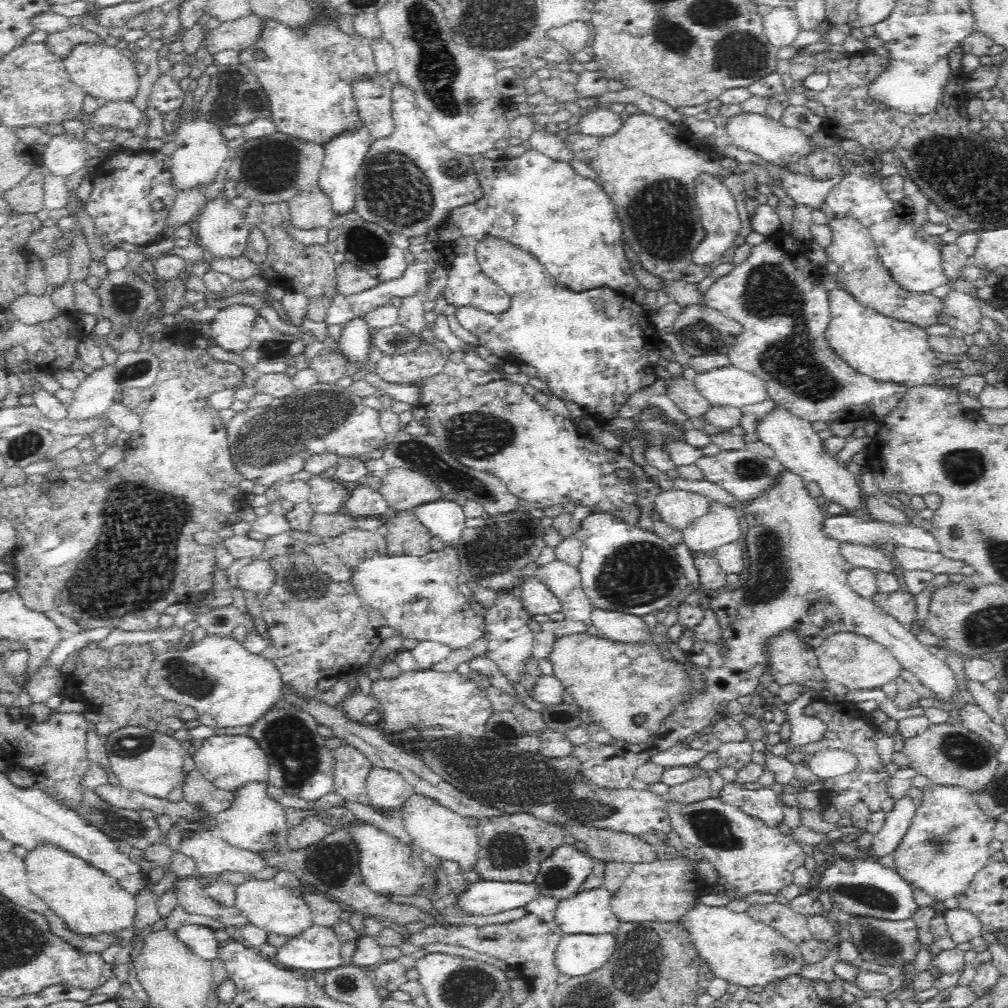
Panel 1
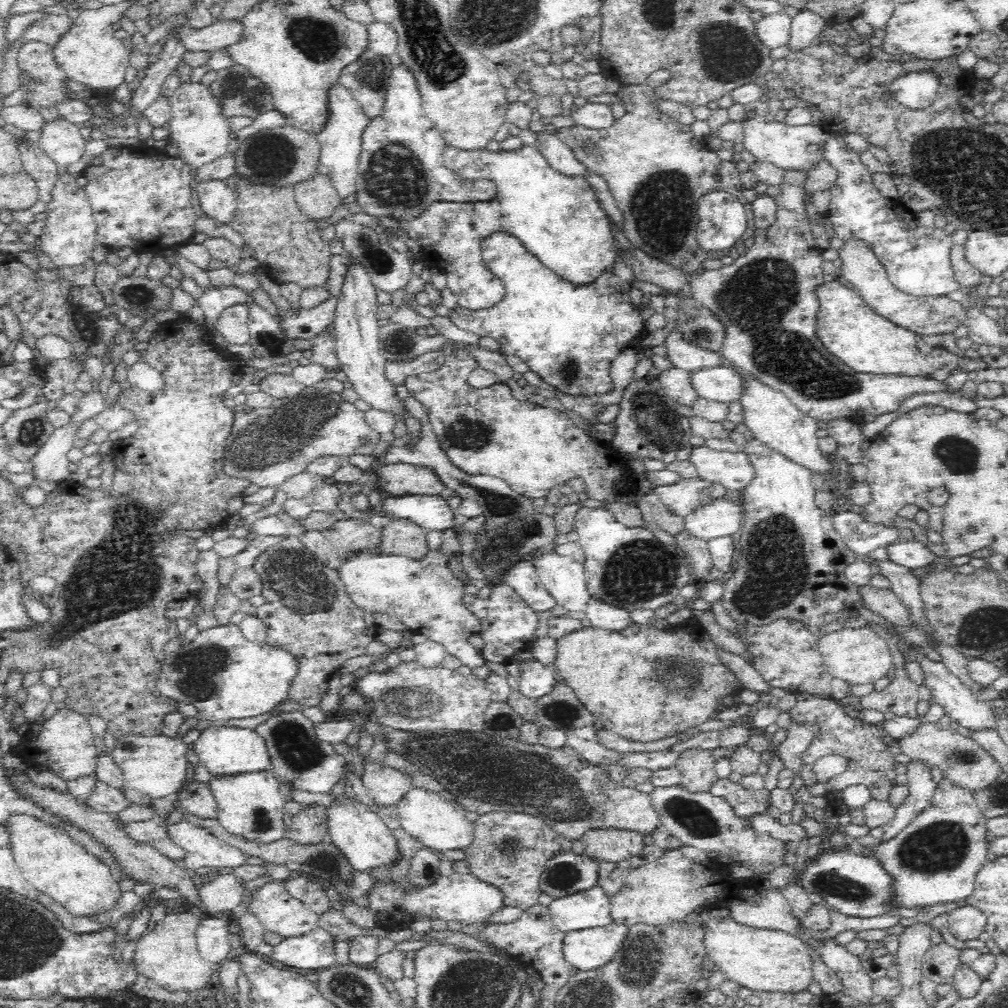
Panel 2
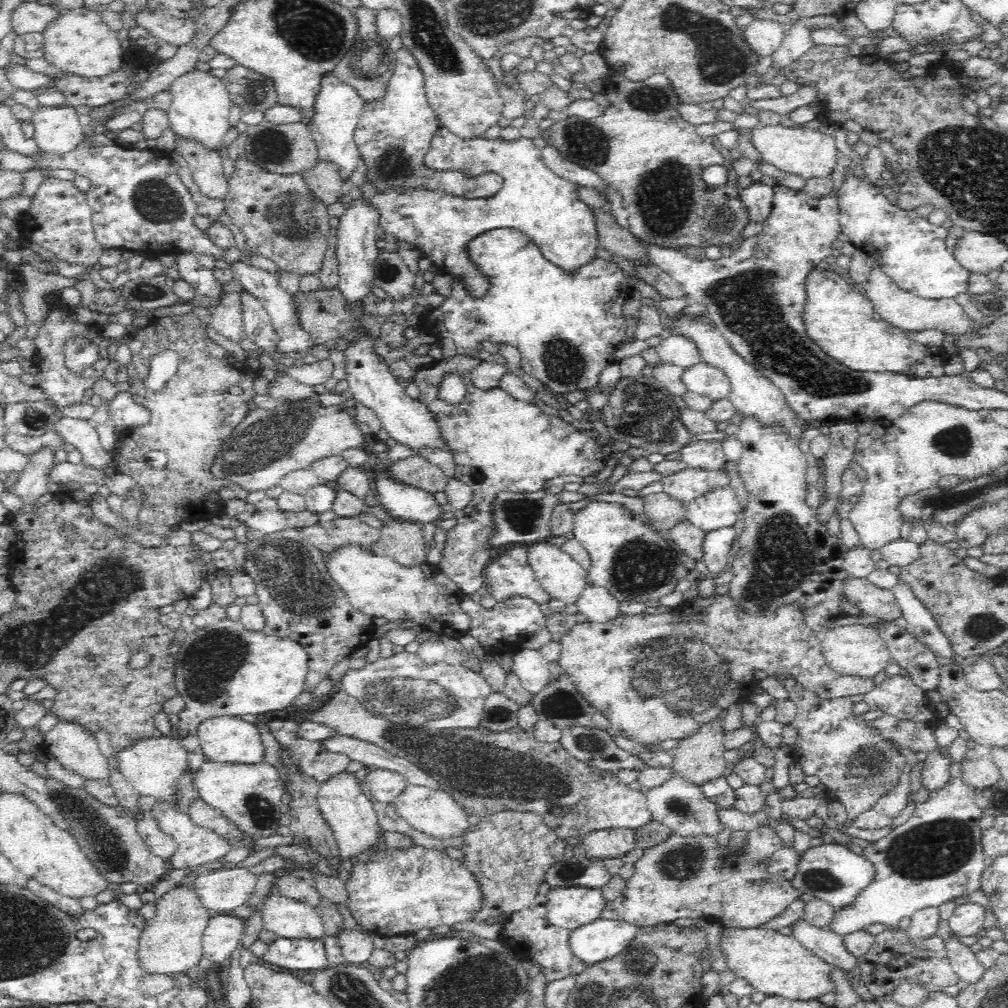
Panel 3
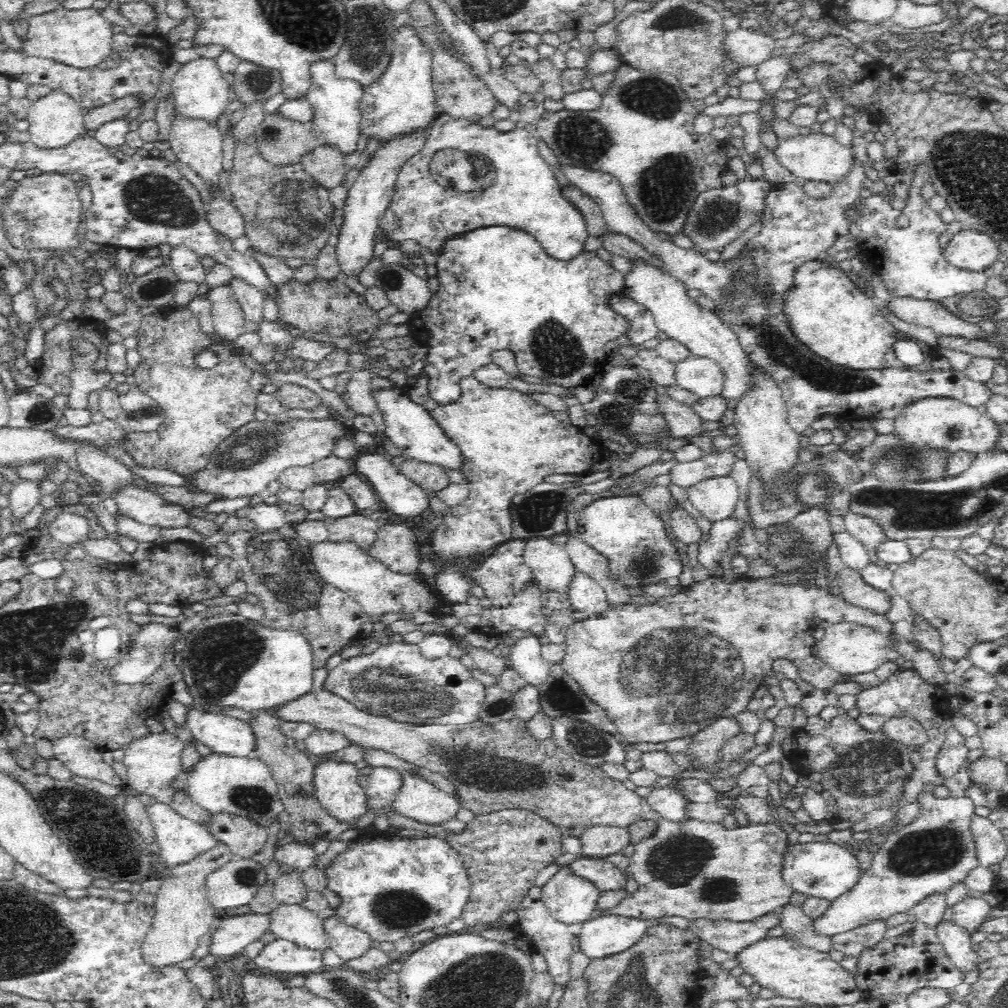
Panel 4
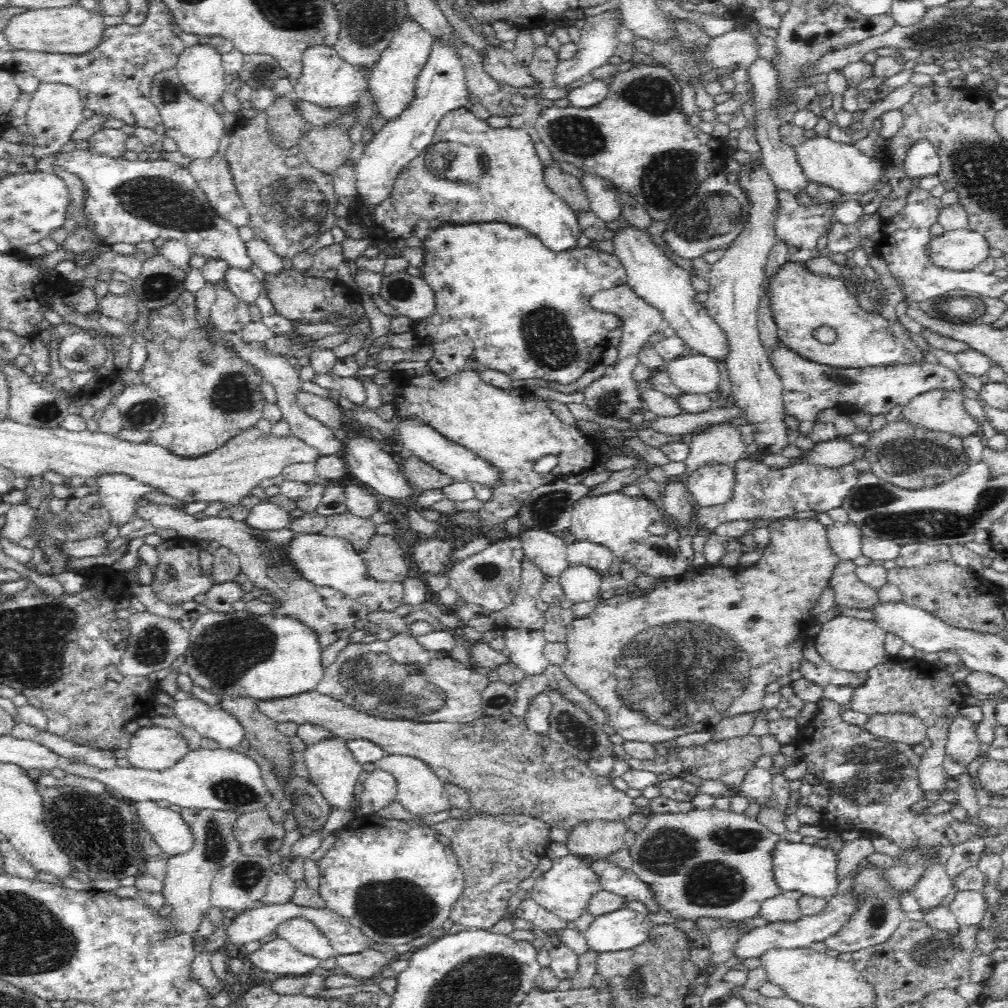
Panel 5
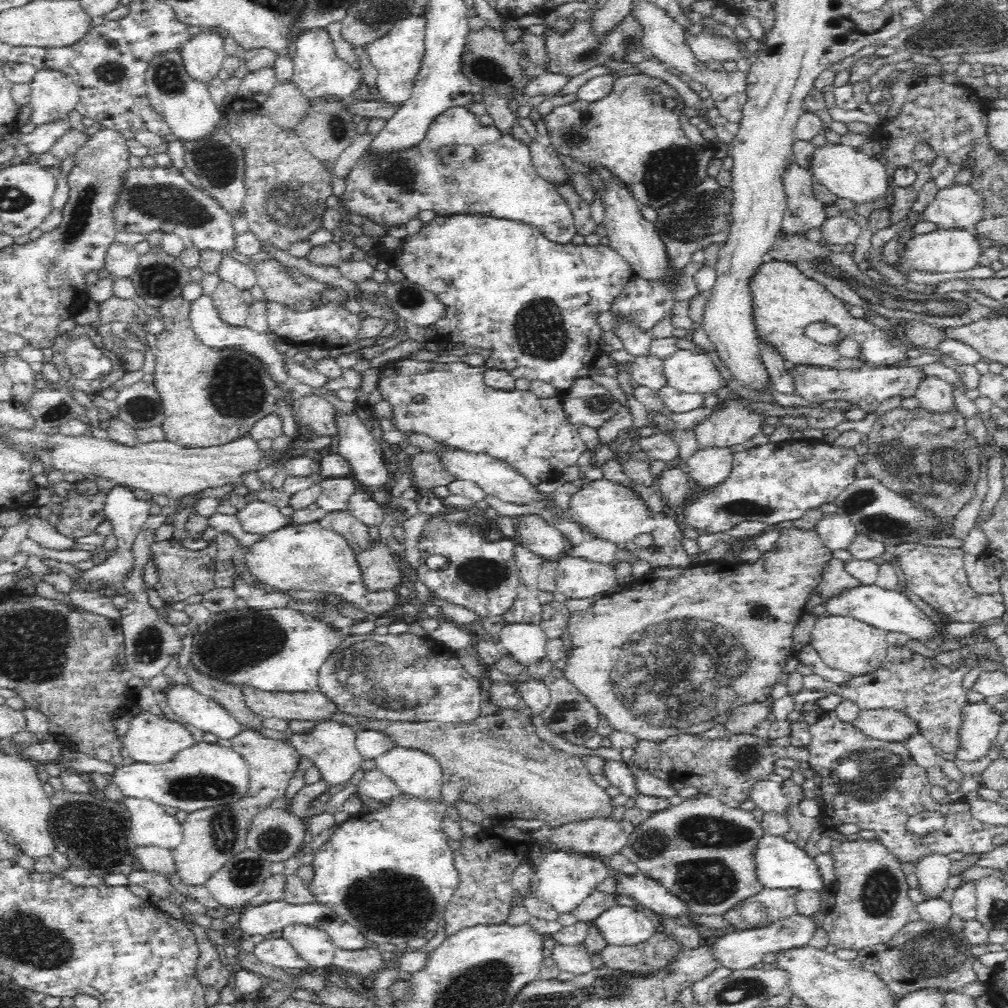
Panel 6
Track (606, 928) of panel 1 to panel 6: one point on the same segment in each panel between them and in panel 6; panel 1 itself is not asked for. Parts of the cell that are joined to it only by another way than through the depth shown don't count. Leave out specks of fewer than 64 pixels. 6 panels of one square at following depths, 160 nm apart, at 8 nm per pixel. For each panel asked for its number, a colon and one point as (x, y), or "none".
2: (590, 908)
3: (570, 908)
4: (570, 899)
5: (565, 890)
6: (563, 879)

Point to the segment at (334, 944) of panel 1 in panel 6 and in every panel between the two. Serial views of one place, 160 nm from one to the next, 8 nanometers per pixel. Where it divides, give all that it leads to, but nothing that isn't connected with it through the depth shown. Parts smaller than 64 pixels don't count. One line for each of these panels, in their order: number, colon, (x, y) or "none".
2: (314, 950)
3: (296, 954)
4: (284, 957)
5: (278, 956)
6: (278, 952)

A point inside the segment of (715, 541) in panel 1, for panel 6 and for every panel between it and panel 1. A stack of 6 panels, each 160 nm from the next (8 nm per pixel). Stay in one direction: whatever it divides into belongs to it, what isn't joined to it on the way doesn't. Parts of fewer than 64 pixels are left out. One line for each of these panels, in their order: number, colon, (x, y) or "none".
2: (722, 518)
3: (717, 509)
4: (715, 500)
5: (713, 485)
6: (707, 468)

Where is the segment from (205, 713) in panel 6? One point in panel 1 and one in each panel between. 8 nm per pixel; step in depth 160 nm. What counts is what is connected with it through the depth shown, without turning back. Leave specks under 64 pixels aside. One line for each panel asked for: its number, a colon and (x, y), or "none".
1: (229, 762)
2: (224, 750)
3: (237, 740)
4: (225, 735)
5: (216, 724)

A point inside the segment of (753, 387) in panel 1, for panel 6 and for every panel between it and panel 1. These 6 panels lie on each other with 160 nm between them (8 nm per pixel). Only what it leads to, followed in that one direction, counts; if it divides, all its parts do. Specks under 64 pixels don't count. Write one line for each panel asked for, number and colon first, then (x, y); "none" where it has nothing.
2: (725, 384)
3: (706, 380)
4: (701, 376)
5: (693, 374)
6: (687, 371)

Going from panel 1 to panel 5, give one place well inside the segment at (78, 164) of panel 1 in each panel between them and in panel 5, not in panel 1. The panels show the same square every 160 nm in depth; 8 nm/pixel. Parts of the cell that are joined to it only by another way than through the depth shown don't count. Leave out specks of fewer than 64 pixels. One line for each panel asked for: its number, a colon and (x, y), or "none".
2: (61, 140)
3: (58, 131)
4: (56, 121)
5: (56, 111)

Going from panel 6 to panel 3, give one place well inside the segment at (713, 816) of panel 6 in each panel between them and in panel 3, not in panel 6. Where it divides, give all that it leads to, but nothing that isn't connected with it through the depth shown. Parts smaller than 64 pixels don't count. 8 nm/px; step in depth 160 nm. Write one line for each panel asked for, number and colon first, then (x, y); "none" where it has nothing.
3: (694, 878)
4: (699, 870)
5: (711, 863)

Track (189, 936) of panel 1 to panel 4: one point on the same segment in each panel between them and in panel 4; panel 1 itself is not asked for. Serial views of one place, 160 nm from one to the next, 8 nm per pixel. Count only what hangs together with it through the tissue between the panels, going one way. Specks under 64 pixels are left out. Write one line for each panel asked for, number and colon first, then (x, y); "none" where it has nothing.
2: (211, 935)
3: (220, 938)
4: (233, 934)

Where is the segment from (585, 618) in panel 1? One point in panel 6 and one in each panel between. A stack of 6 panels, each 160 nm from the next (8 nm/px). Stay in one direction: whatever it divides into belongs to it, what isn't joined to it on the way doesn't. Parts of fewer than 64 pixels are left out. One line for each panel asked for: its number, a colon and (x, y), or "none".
2: (564, 579)
3: (561, 577)
4: (550, 564)
5: (548, 552)
6: (540, 538)

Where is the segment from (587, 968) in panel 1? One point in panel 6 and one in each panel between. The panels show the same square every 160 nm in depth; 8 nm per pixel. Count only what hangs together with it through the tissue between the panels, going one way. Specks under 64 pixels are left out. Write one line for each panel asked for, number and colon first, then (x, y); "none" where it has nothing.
2: (590, 949)
3: (603, 939)
4: (602, 936)
5: (622, 929)
6: (621, 925)

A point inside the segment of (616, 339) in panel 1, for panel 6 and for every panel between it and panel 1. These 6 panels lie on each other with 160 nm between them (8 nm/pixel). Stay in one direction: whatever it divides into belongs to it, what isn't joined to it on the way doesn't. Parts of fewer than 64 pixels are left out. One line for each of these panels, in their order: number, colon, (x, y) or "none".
2: (569, 335)
3: (567, 326)
4: (498, 289)
5: (503, 301)
6: (534, 304)

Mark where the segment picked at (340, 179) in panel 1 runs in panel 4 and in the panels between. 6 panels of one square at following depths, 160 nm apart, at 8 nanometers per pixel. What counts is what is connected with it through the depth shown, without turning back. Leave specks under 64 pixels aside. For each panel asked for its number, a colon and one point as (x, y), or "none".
2: (341, 142)
3: (338, 110)
4: (336, 104)

